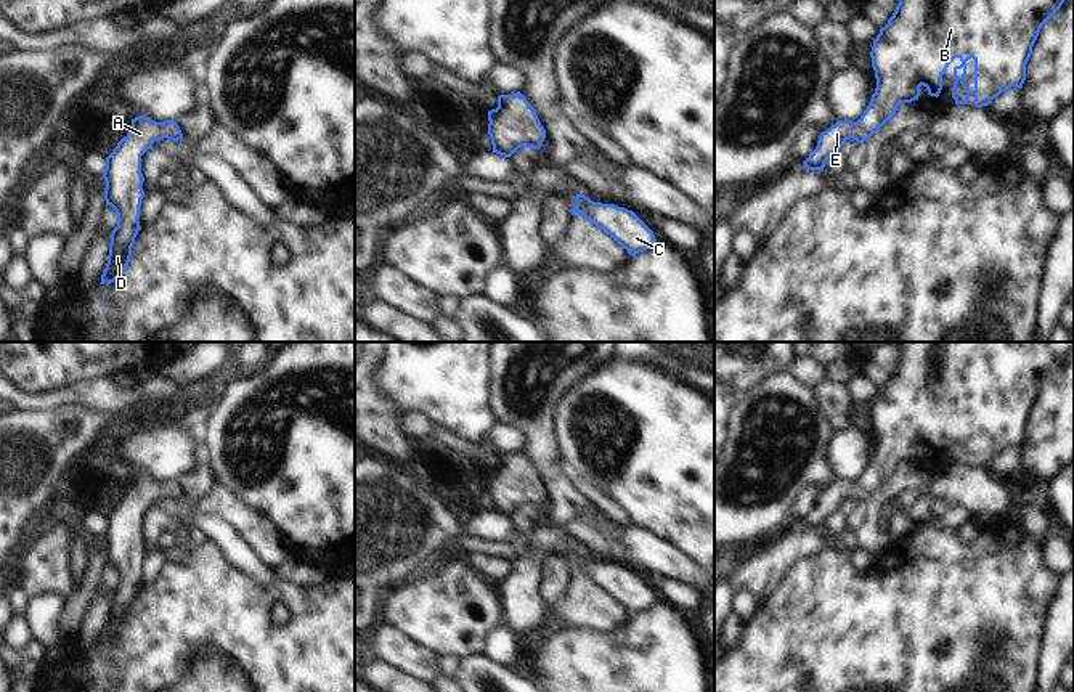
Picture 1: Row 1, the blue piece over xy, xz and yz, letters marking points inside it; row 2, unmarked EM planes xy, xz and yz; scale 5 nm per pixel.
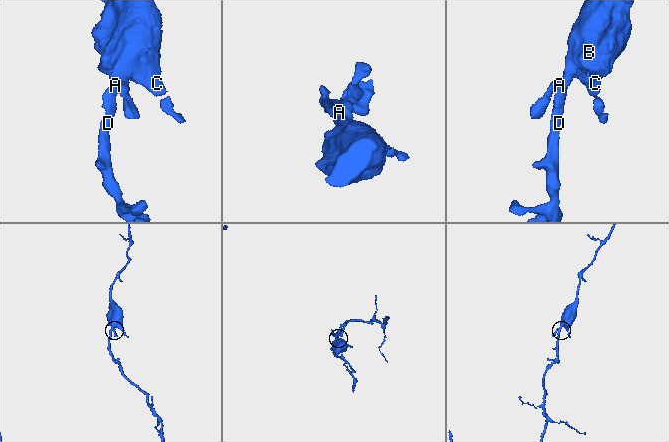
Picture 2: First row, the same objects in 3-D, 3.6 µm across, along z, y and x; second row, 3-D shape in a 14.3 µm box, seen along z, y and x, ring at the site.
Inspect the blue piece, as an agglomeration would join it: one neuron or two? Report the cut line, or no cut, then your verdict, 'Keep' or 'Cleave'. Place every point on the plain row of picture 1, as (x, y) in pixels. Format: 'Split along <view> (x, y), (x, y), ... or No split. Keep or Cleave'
No split. Keep

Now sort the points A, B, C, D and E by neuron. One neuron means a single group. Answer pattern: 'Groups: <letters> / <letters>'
Groups: A B C D E

